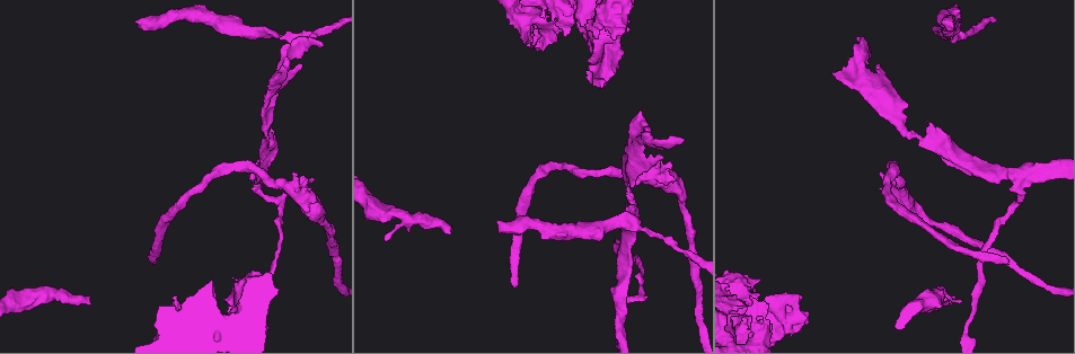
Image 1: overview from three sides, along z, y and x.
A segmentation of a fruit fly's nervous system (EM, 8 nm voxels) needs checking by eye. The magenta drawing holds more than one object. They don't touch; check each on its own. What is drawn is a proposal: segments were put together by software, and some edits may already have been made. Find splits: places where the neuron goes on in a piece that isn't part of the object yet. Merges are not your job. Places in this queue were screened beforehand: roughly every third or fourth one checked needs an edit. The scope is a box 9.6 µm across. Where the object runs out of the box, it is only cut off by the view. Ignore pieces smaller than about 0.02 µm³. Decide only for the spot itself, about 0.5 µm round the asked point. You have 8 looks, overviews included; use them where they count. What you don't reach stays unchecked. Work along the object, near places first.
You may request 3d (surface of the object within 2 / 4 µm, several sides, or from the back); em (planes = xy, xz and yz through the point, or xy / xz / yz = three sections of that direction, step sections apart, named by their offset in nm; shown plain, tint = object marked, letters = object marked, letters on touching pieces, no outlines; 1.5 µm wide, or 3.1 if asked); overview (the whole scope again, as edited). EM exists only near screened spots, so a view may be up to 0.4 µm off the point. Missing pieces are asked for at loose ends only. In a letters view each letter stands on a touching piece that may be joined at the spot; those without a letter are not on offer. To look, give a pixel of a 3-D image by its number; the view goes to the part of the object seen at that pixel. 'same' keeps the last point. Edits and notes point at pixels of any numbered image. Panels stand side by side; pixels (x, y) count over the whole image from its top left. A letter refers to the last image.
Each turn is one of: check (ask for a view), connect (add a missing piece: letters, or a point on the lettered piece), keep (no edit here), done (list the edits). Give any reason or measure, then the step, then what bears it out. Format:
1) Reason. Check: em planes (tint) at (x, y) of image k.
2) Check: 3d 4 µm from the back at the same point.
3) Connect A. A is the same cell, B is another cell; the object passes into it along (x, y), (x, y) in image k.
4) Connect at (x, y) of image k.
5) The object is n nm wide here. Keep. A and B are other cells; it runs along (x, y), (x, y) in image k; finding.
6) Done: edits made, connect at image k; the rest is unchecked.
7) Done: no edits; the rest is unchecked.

Stops while still wide. Check: em 3.1 µm xz step 8 (tint) at (758, 279) of image 1.

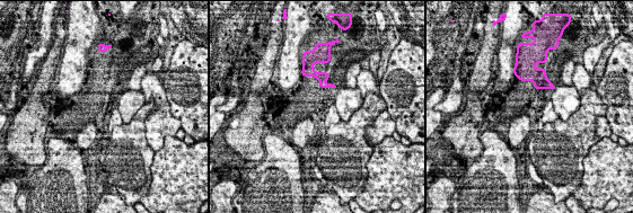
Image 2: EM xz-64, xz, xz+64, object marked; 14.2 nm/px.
Cut it another way. Check: em 3.1 µm planes (letters) at the same point.

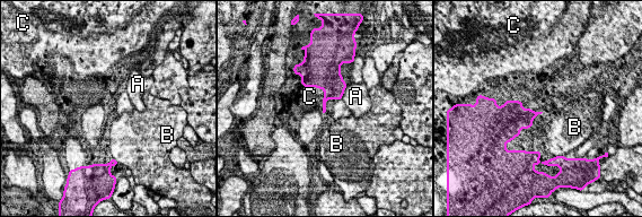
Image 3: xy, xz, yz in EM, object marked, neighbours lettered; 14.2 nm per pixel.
Keep. A, B and C are other cells; a border runs along (300, 78), (324, 112), (341, 100) in image 3; none of them fits.

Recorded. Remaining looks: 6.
An open end. Check: 3d 4 µm from the back at (89, 304) of image 1.

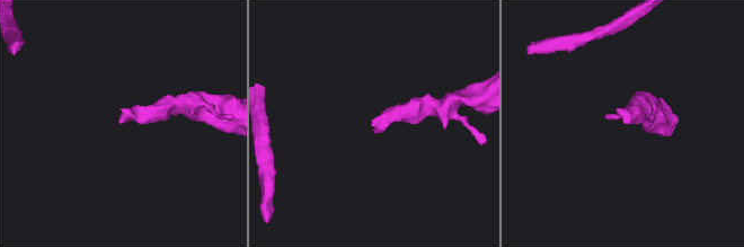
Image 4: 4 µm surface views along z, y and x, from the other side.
Need the tissue. Check: em planes (letters) at (120, 120) of image 4.

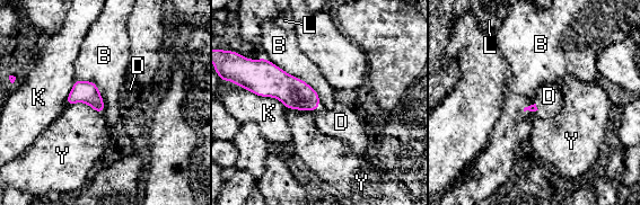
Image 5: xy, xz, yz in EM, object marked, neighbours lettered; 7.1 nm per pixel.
The longest contact is with B, 550 nm. Connect at (341, 122) of image 5. D is the same cell, B, K, L and Y are other cells; the neuron continues.

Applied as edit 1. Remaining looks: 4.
Check: overview.

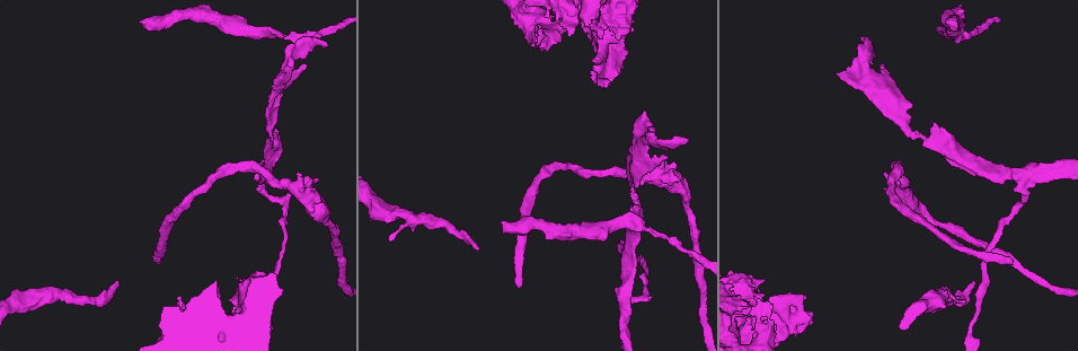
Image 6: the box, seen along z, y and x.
Free end. Check: 3d 2 µm at (1010, 263) of image 6.

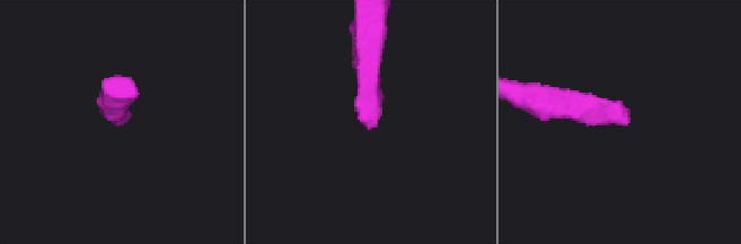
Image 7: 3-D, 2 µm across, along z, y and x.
Need the tissue. Check: em yz step 4 (tint) at (118, 122) of image 7.

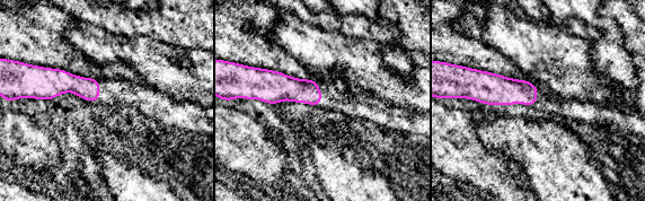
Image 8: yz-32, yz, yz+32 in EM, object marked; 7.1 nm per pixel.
Check: em planes (letters) at the same point.

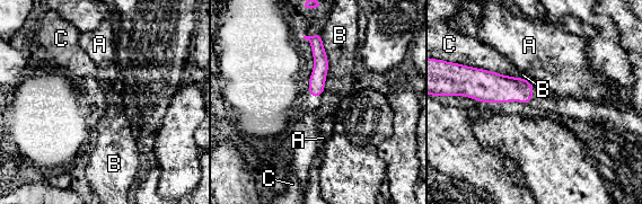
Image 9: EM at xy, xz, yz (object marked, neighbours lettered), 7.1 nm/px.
The object is 130 nm wide here. Keep. A, B and C are other cells; it runs along (437, 87), (487, 86), (530, 90) in image 9; none of them fits.

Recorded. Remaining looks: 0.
Done: edits made, connect at image 5; the rest is unchecked.

